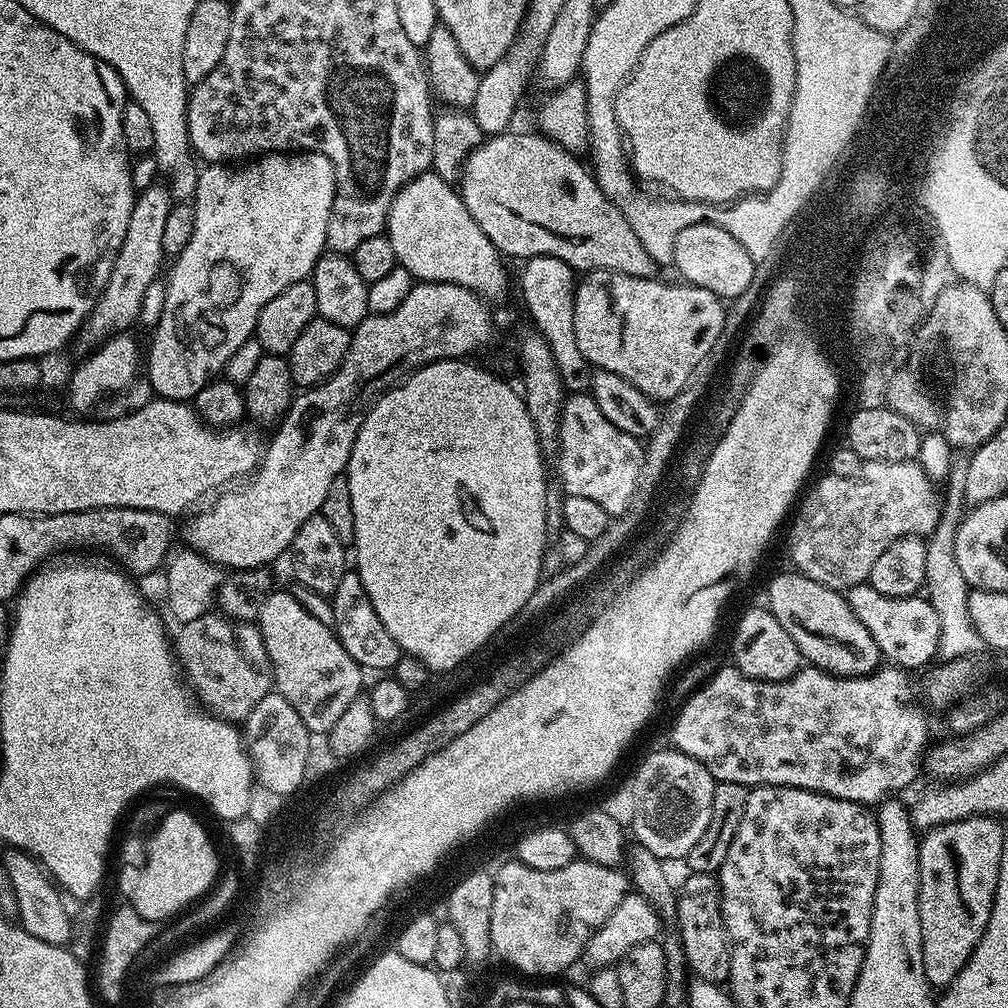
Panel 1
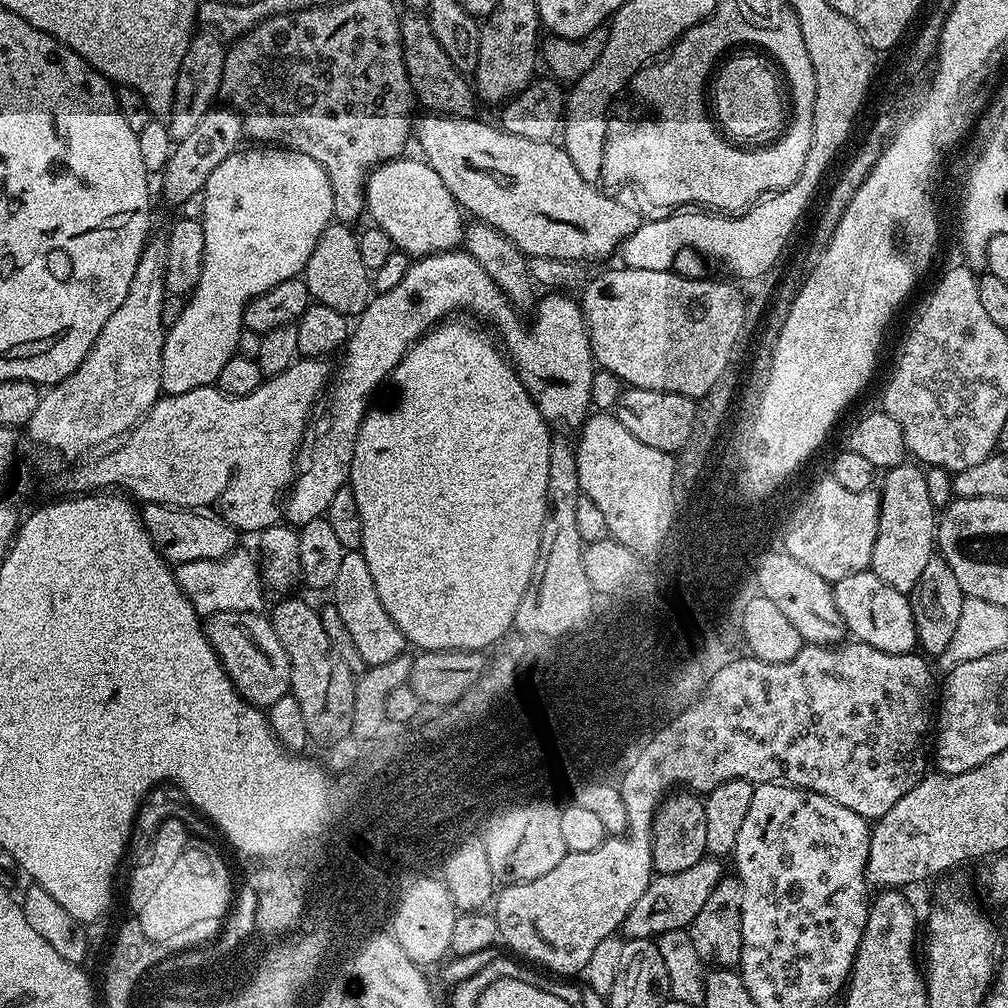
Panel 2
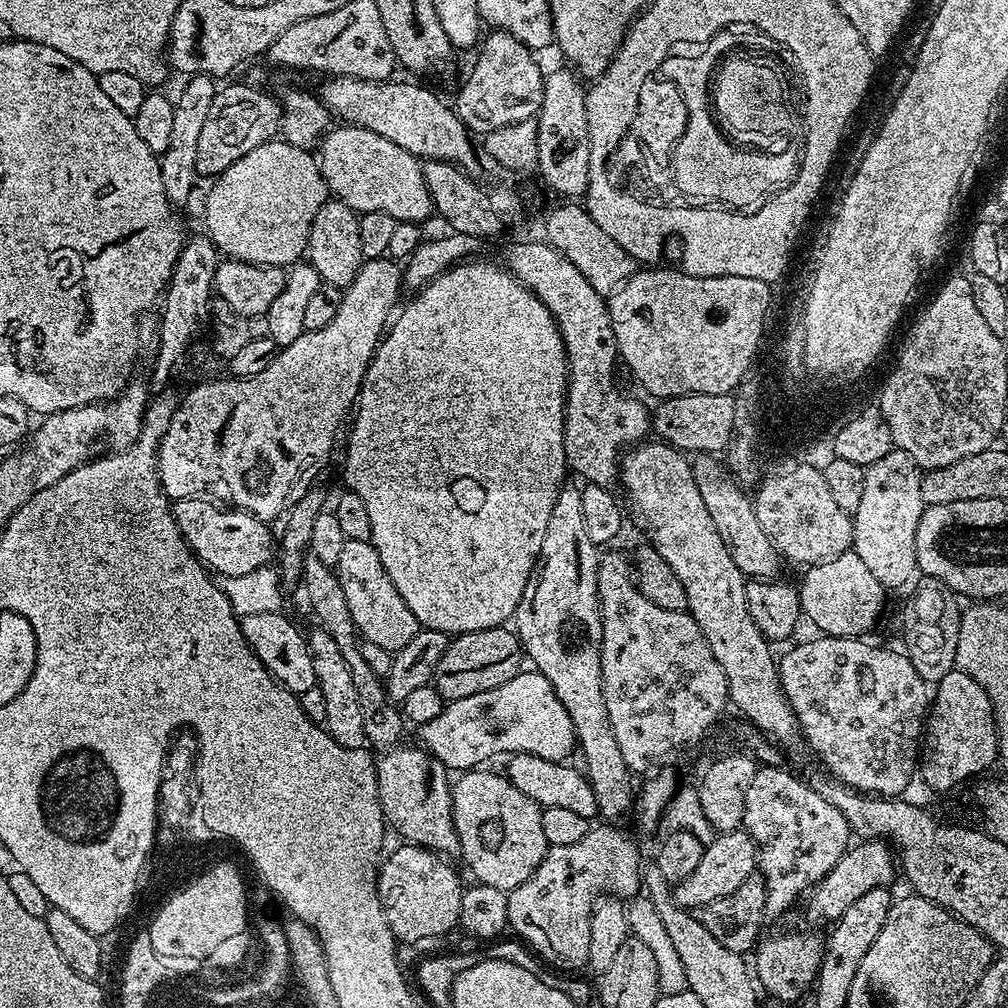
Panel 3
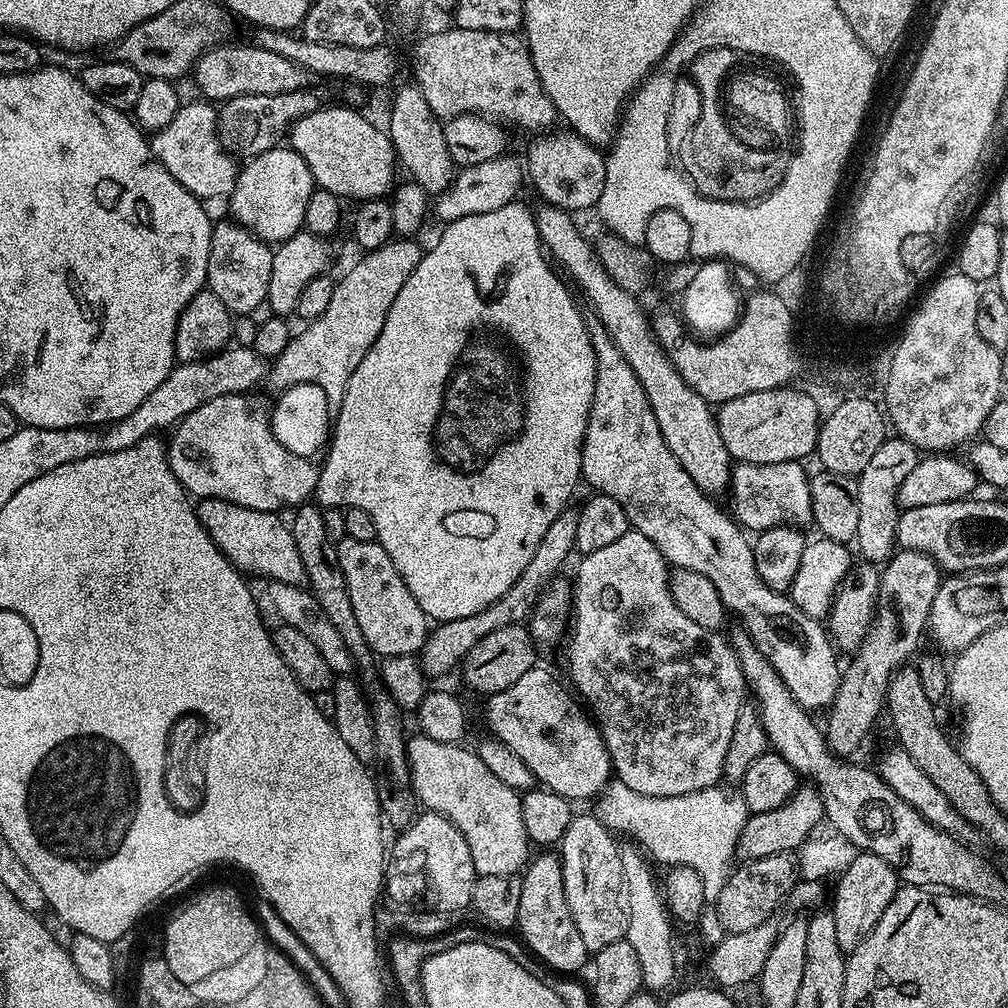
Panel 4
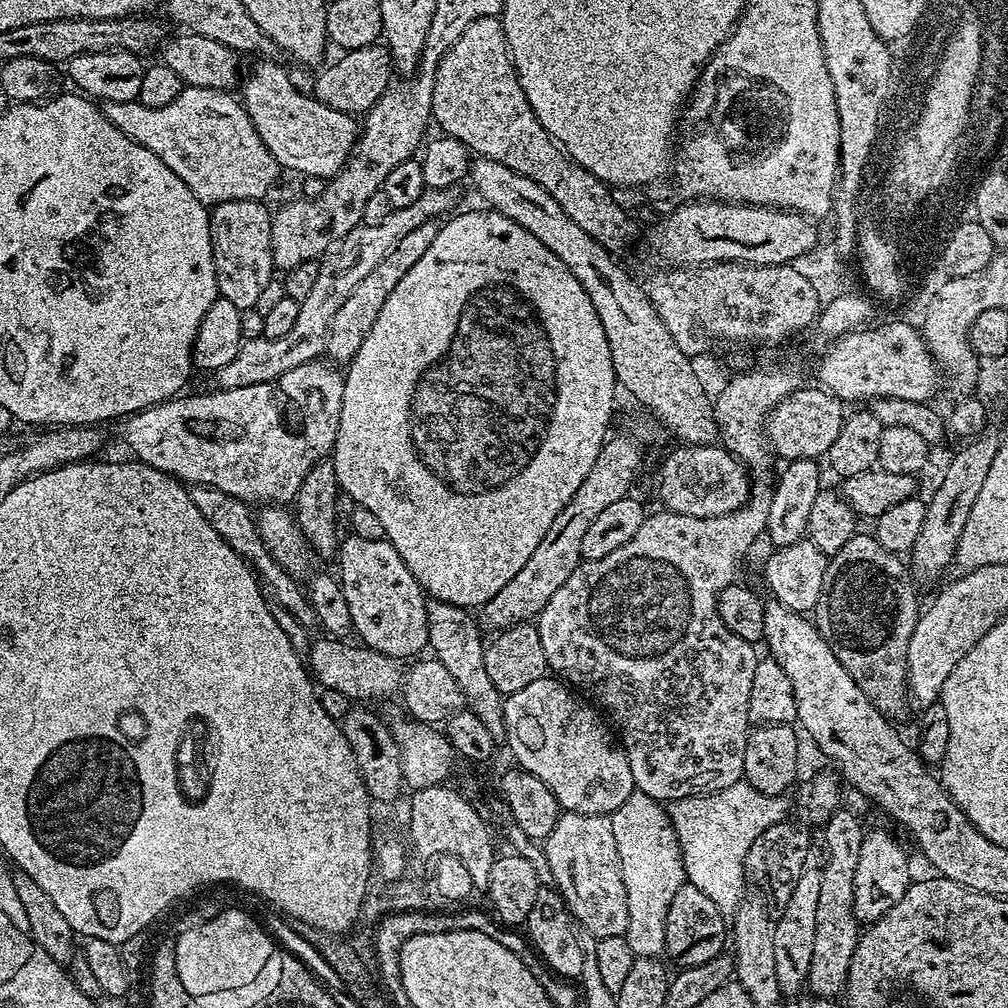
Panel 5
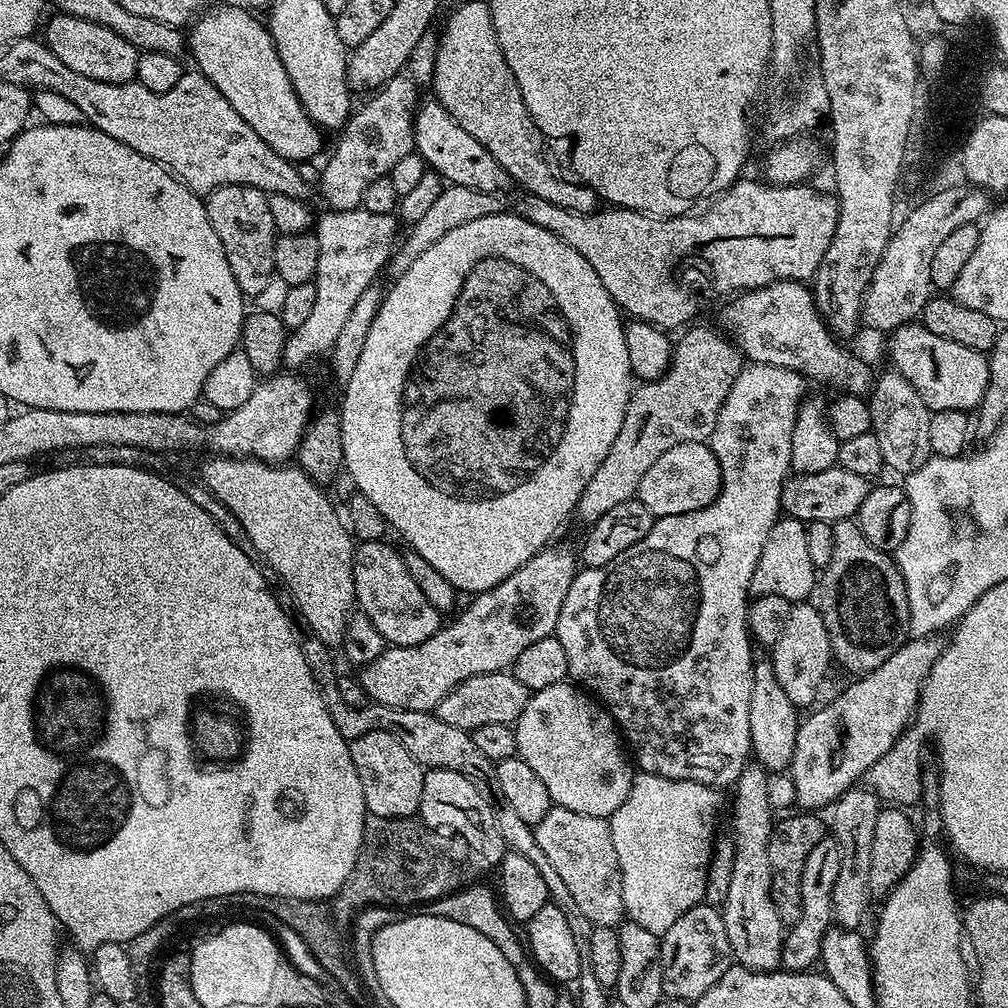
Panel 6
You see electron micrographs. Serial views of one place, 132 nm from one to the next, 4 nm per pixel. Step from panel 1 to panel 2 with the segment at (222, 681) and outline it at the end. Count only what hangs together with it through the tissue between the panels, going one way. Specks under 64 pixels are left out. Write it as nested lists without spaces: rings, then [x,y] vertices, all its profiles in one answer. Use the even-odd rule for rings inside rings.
[[[218,612],[203,621],[204,634],[222,662],[224,673],[232,679],[233,686],[243,700],[255,708],[267,710],[278,698],[289,695],[290,658],[274,634],[274,626],[267,615],[257,612]]]

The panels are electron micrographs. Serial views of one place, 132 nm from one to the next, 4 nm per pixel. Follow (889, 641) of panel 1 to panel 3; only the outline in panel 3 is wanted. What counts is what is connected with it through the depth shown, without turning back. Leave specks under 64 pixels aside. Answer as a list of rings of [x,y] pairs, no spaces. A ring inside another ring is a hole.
[[[846,551],[834,558],[813,564],[807,569],[804,581],[799,581],[800,611],[825,636],[851,636],[864,638],[880,620],[884,612],[883,584],[870,574],[862,558],[854,551]]]

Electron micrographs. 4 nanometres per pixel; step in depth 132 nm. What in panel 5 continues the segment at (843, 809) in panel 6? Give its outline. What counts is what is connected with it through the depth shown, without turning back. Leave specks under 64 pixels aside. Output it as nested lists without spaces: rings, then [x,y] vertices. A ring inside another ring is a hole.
[[[847,810],[834,813],[822,828],[824,844],[828,847],[828,861],[822,864],[820,873],[822,883],[814,925],[814,955],[810,958],[810,974],[806,985],[807,991],[817,998],[836,998],[839,997],[839,992],[841,995],[845,991],[850,974],[850,962],[860,941],[862,924],[854,914],[854,874],[858,867],[858,853],[862,850],[865,831],[865,825],[860,825],[859,818]]]

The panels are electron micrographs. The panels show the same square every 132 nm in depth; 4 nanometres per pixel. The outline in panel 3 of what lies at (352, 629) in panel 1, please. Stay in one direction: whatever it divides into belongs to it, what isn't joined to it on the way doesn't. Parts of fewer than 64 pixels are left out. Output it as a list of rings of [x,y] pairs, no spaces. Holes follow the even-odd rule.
[[[345,540],[334,571],[338,582],[342,582],[342,594],[346,594],[346,606],[350,606],[350,618],[354,618],[356,631],[363,639],[394,654],[419,634],[418,618],[414,618],[410,606],[402,602],[402,594],[398,594],[394,582],[390,582],[390,574],[386,574],[386,566],[382,566],[382,558],[378,558],[378,550],[374,550],[371,540]]]

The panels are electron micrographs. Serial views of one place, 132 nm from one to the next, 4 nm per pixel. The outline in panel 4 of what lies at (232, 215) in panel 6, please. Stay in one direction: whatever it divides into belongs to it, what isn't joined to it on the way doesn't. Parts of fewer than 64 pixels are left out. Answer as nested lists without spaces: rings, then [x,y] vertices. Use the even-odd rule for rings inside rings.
[[[231,219],[213,223],[210,238],[210,254],[208,255],[207,291],[218,294],[222,298],[222,306],[226,306],[233,314],[250,314],[258,302],[268,298],[270,290],[270,270],[273,249],[259,236],[255,236],[246,228],[237,226]]]

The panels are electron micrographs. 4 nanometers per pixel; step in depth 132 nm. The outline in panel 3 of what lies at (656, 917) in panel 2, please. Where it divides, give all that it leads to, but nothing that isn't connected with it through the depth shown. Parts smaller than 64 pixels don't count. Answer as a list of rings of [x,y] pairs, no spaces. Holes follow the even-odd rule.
[[[741,830],[713,835],[707,841],[702,854],[702,862],[698,862],[693,873],[675,881],[676,905],[689,910],[702,910],[710,902],[718,898],[726,898],[726,894],[734,894],[734,890],[738,890],[738,886],[742,886],[746,878],[757,875],[757,872],[756,844],[748,837],[747,832]]]

